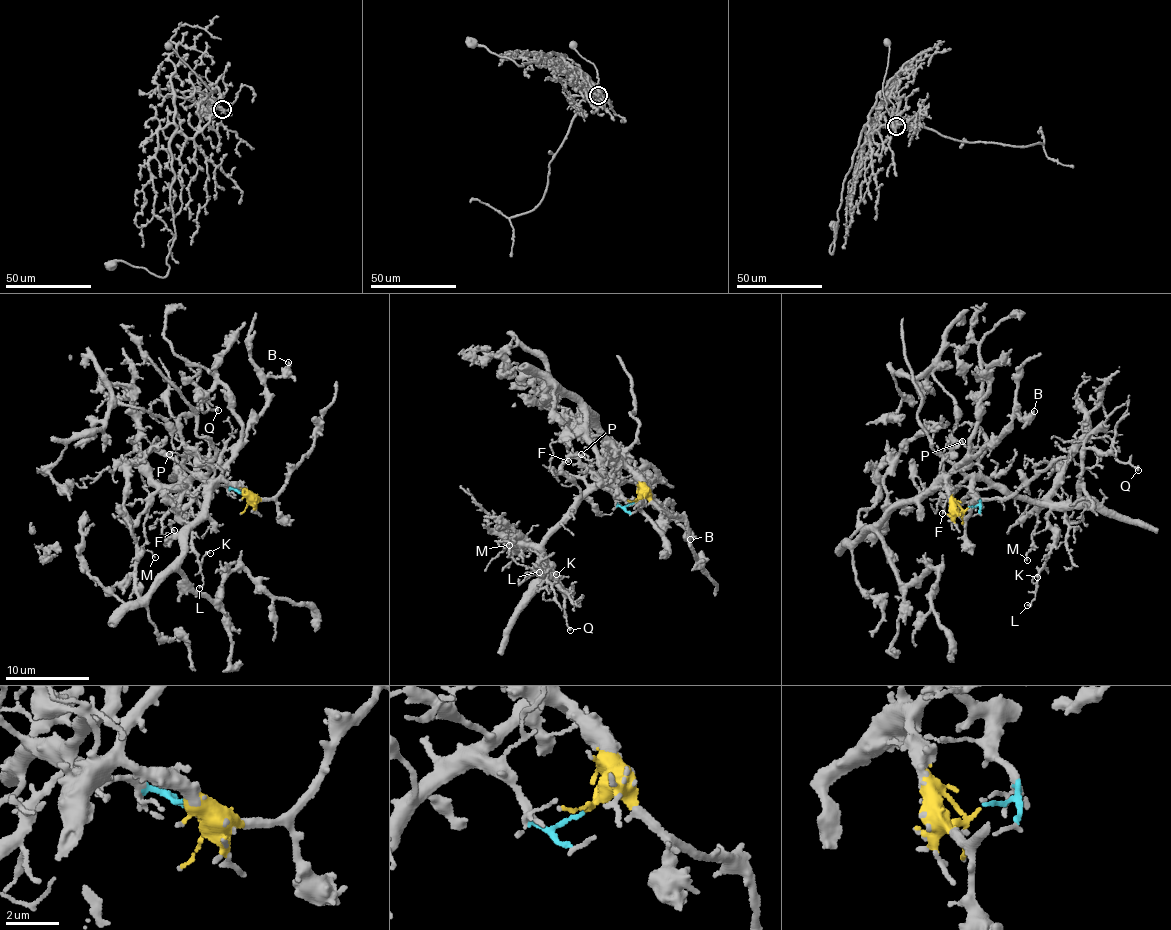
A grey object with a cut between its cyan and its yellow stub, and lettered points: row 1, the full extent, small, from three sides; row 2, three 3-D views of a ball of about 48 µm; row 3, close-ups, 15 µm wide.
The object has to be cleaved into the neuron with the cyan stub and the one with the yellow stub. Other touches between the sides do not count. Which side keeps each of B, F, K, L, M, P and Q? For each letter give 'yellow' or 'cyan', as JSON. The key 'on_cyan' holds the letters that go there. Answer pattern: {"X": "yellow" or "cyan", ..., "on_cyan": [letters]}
{"B": "yellow", "F": "cyan", "K": "cyan", "L": "cyan", "M": "cyan", "P": "cyan", "Q": "cyan", "on_cyan": ["F", "K", "L", "M", "P", "Q"]}

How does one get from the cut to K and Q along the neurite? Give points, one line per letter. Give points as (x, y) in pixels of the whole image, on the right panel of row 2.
K: (969, 506), (980, 501), (973, 486), (976, 480), (1048, 506), (1054, 545), (1037, 577)
Q: (969, 506), (980, 501), (973, 486), (976, 480), (1029, 501), (1077, 500), (1087, 449), (1112, 453), (1138, 470)

